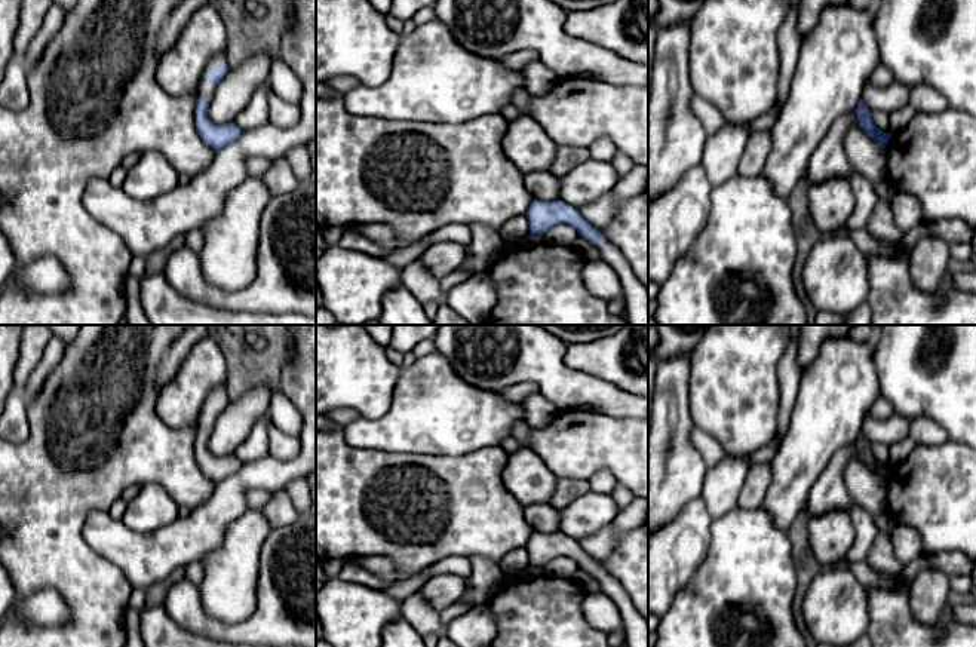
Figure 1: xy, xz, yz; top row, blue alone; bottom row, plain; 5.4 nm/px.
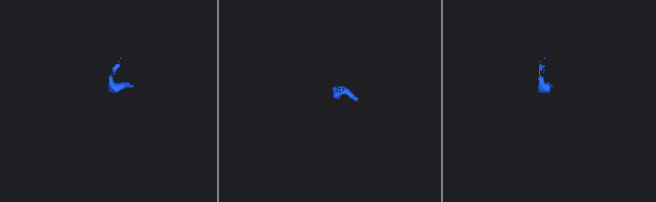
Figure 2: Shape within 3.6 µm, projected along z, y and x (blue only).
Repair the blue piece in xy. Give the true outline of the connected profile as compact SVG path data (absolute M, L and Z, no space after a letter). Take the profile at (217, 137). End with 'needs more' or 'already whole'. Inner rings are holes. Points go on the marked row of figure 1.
M217 55L206 67L196 101L196 129L215 153L239 139L245 132L234 123L215 125L208 117L208 107L214 98L215 88L230 71L227 55Z; needs more

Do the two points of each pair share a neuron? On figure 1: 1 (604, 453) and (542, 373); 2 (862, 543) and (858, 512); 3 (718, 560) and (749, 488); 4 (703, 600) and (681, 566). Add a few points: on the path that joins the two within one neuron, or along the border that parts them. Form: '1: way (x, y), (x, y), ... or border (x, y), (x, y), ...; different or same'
1: border (561, 410), (591, 410), (605, 414); different
2: way (862, 536), (862, 520); same
3: border (761, 505), (755, 508), (736, 506); different
4: border (708, 549), (703, 561), (669, 607); different

